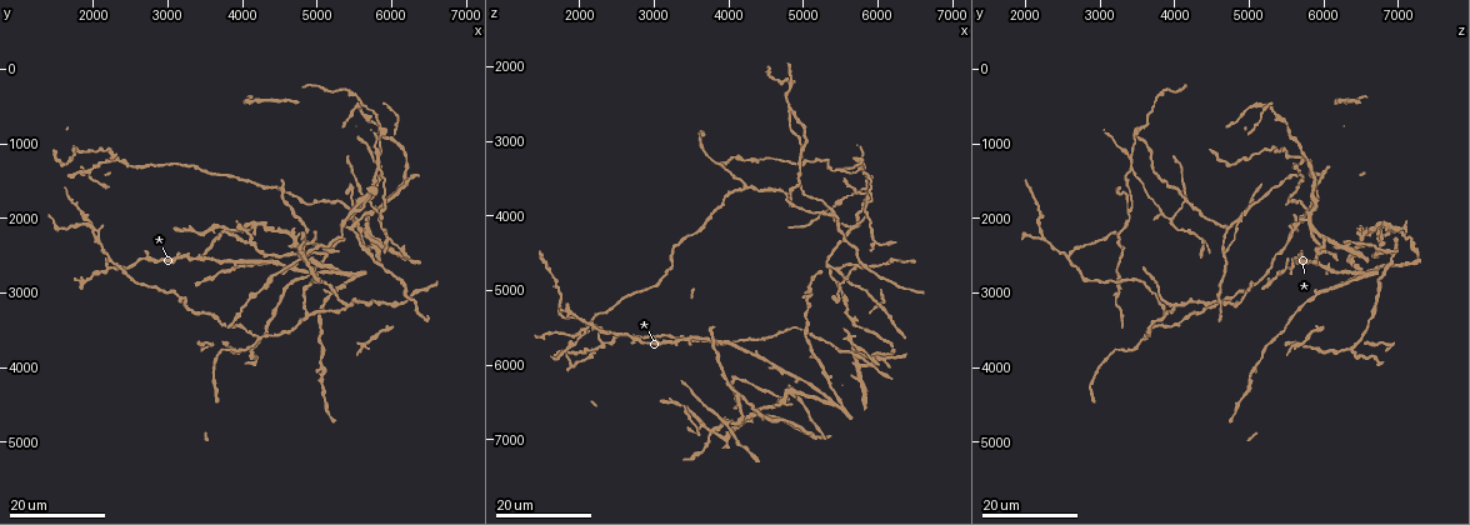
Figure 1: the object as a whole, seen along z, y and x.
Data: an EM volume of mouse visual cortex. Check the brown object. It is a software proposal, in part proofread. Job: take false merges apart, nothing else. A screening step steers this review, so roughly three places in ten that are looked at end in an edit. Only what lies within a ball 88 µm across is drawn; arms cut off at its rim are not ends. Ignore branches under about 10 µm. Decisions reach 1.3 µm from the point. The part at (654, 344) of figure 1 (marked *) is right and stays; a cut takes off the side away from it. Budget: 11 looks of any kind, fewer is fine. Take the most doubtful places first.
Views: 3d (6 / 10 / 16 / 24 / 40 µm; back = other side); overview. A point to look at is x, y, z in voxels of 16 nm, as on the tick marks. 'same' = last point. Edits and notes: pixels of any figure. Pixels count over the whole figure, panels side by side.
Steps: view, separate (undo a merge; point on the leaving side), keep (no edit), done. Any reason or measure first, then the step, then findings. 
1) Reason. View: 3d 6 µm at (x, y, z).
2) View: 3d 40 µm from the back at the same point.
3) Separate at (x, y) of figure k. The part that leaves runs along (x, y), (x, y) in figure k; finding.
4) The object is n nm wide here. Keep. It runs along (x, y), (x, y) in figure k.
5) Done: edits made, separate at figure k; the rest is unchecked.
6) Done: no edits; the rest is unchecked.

Four-way junction. View: 3d 16 µm at (5700, 1800, 4150).

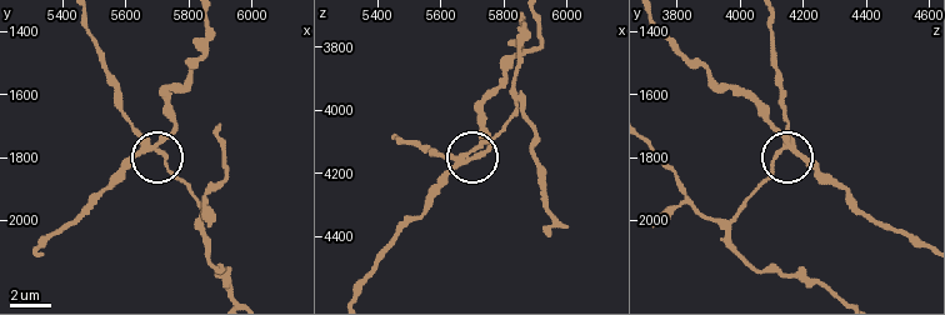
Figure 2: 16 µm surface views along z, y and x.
Zoom in. View: 3d 10 µm at (5680, 1770, 4150).

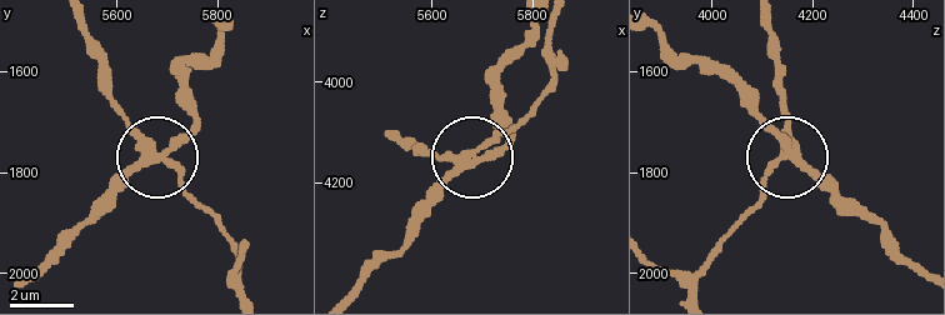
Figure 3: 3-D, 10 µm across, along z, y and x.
Separate at (183, 174) of figure 3. The part that leaves runs along (155, 155), (231, 249), (234, 273), (241, 249) in figure 3; two cells meet here.

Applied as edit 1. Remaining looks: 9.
Four arms meet. View: 3d 24 µm at (4150, 3750, 6350).

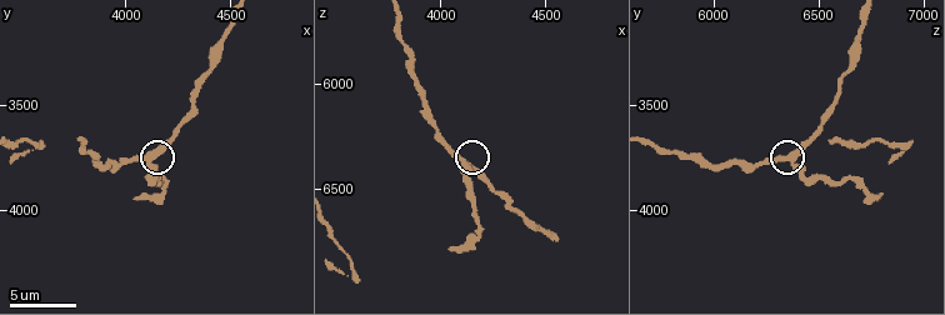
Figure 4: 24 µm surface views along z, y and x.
View: 3d 10 µm at (4120, 3770, 6380).

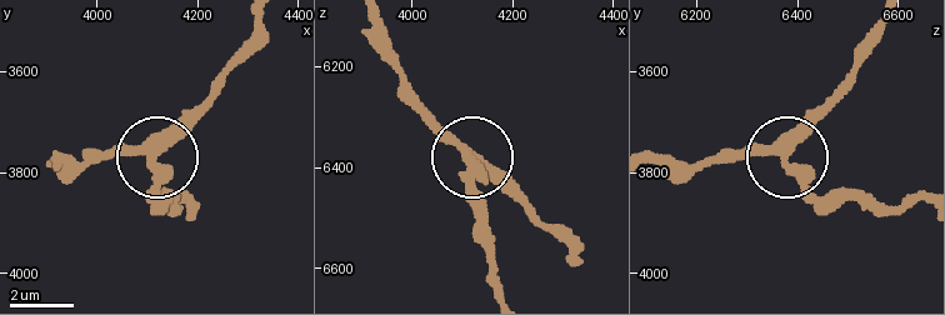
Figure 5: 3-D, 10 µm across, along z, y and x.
Keep. It runs along (576, 259), (475, 159), (473, 231) in figure 5; continuous, no second cell.

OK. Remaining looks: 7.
Three-way junction. View: 3d 24 µm at (5400, 3200, 3950).

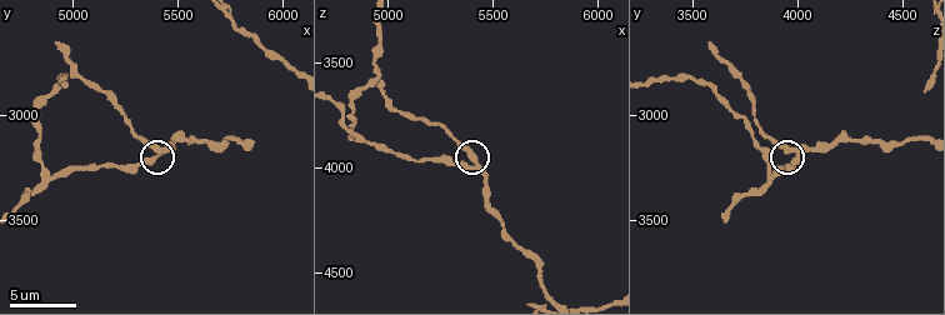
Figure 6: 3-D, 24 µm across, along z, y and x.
View: 3d 6 µm at (5410, 3160, 3970).

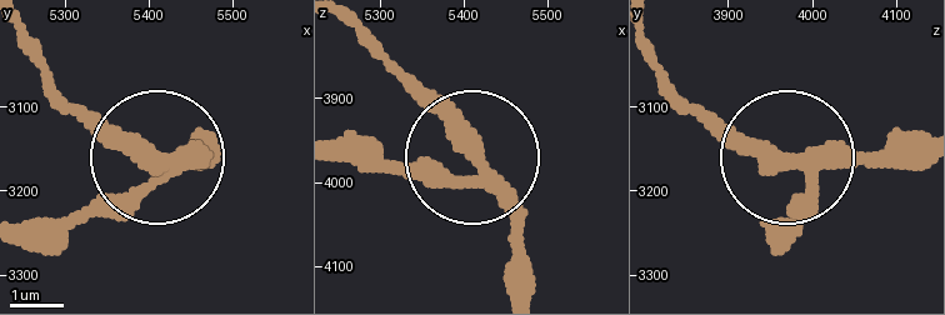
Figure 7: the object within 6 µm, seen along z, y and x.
The object is 300 nm wide here. Keep. It runs along (343, 146), (473, 165), (360, 44) in figure 7; one cell here.

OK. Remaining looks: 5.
Arms part here. View: 3d 24 µm at (4200, 3600, 3550).

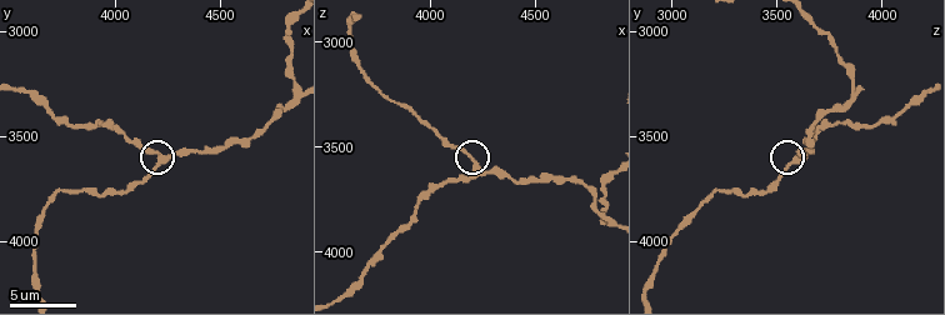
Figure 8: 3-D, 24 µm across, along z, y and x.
Zoom in. View: 3d 6 µm at (4220, 3610, 3610).

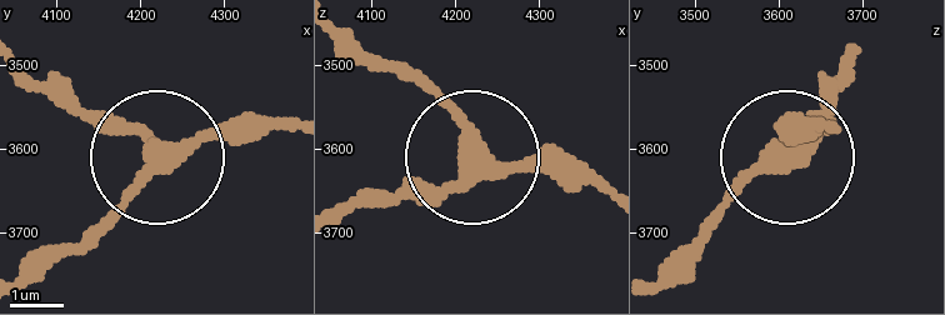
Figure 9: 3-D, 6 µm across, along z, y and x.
3 arms meet here. Keep. It runs along (348, 211), (429, 189), (464, 154), (464, 126), (406, 64) in figure 9; continuous, no second cell.

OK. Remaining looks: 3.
Four-way junction. View: 3d 16 µm at (3750, 2150, 6900).

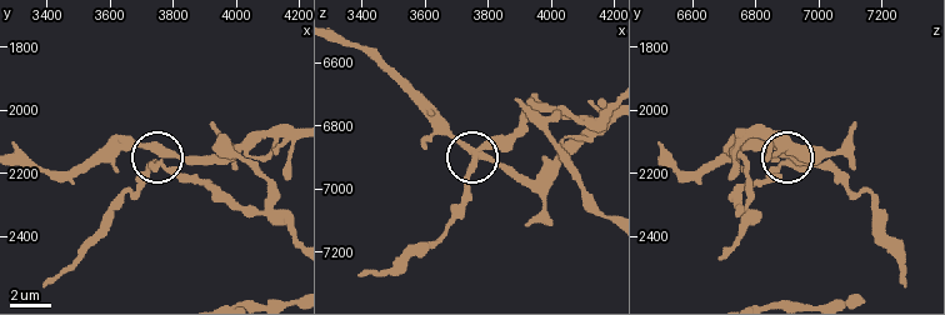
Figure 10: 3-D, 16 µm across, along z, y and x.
Zoom in. View: 3d 10 µm at (3760, 2150, 6880).

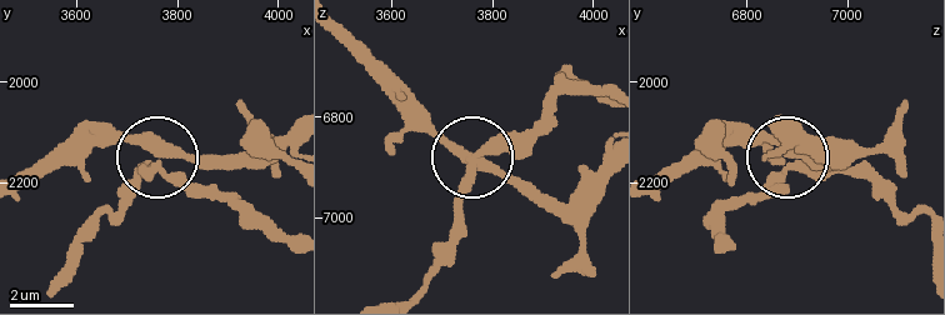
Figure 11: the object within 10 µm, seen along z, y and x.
4 arms meet here. Keep. All the same cell.

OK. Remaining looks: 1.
Done: edits made, separate at figure 3; the rest is unchecked.

